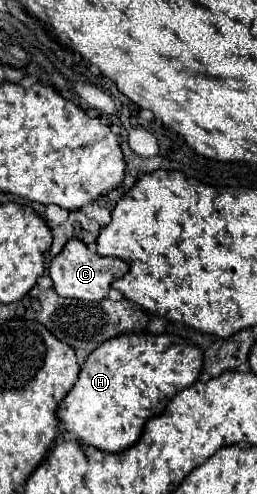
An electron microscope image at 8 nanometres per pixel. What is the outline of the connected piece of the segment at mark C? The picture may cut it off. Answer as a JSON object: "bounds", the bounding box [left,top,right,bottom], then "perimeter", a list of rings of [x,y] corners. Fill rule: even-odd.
{"bounds":[48,238,130,302],"perimeter":[[[72,238],[72,240],[66,242],[64,250],[50,262],[48,274],[50,274],[52,282],[54,282],[56,294],[60,294],[64,298],[76,298],[76,300],[94,302],[94,300],[106,298],[112,280],[122,278],[128,272],[128,268],[130,266],[124,260],[98,256],[96,252],[90,252],[84,242],[80,242],[78,238]]]}

